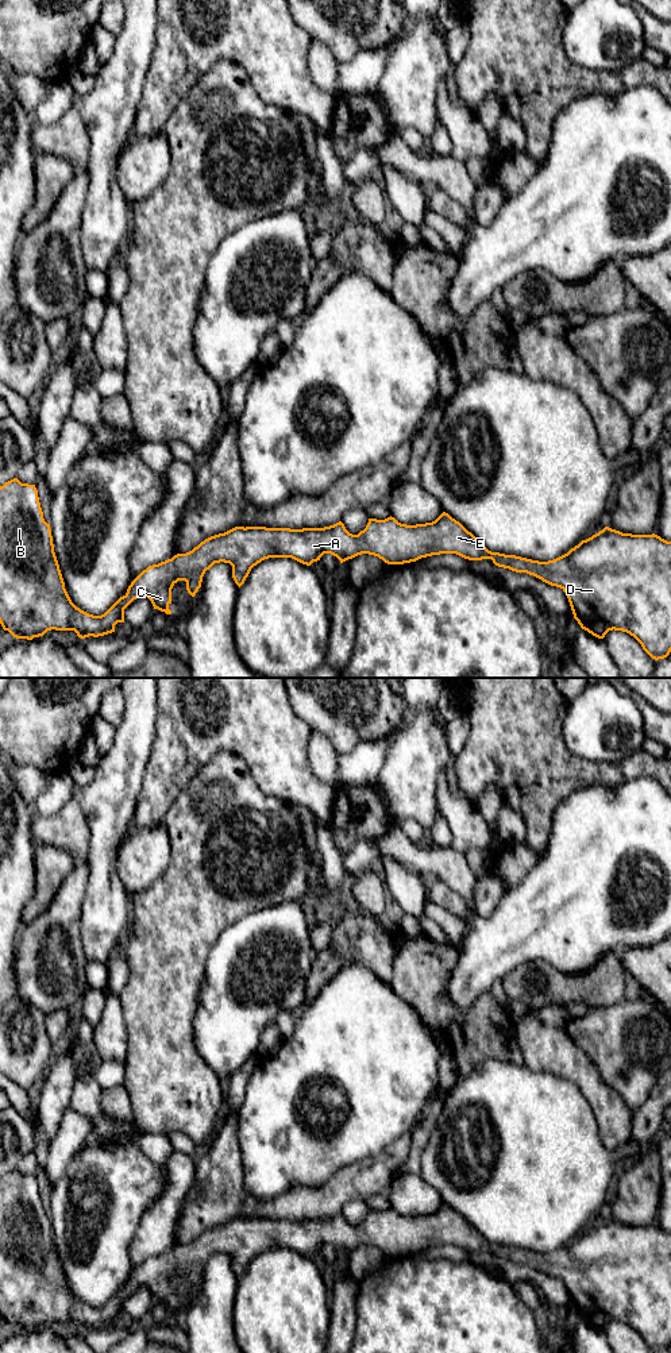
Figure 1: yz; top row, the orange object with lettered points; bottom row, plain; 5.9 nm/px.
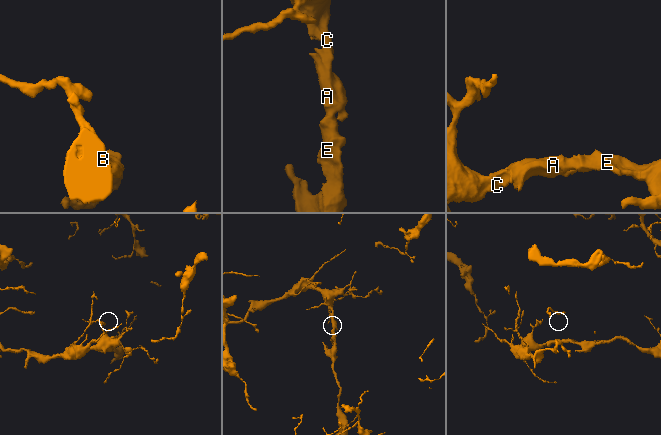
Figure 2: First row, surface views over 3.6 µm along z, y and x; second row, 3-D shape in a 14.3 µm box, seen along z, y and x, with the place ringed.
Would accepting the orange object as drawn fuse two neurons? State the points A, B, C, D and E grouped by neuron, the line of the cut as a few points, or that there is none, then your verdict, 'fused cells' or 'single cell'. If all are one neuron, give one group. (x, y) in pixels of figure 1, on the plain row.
A B C D E | no cut | single cell

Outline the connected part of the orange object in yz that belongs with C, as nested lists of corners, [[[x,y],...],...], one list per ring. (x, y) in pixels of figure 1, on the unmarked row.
[[[14,1169],[0,1177],[0,1315],[16,1330],[32,1331],[43,1327],[47,1322],[74,1322],[78,1329],[99,1329],[115,1323],[117,1314],[124,1314],[124,1300],[140,1287],[147,1288],[154,1300],[171,1306],[171,1280],[178,1272],[186,1273],[188,1284],[194,1288],[201,1279],[203,1268],[215,1254],[230,1254],[232,1269],[240,1279],[248,1268],[251,1260],[269,1249],[292,1249],[302,1256],[311,1257],[320,1252],[324,1245],[336,1248],[340,1254],[362,1245],[378,1248],[387,1256],[404,1256],[421,1249],[456,1245],[468,1252],[491,1250],[498,1258],[516,1264],[527,1264],[543,1273],[560,1279],[570,1294],[574,1310],[582,1321],[598,1330],[603,1330],[609,1322],[622,1322],[633,1327],[643,1341],[655,1352],[664,1350],[671,1344],[671,1233],[652,1226],[632,1226],[605,1218],[591,1229],[582,1231],[567,1245],[548,1253],[532,1252],[516,1246],[505,1246],[489,1242],[471,1223],[459,1213],[443,1203],[435,1213],[416,1217],[398,1214],[394,1209],[385,1211],[369,1210],[363,1222],[358,1226],[350,1225],[342,1213],[324,1219],[266,1219],[266,1218],[235,1218],[224,1225],[211,1227],[186,1245],[177,1245],[171,1250],[149,1257],[128,1277],[127,1284],[120,1288],[104,1306],[93,1307],[77,1299],[66,1280],[54,1244],[50,1215],[43,1210],[38,1182],[35,1176],[22,1175]]]

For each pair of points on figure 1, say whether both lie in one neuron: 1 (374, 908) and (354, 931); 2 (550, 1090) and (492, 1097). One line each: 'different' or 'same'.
1: different
2: same

